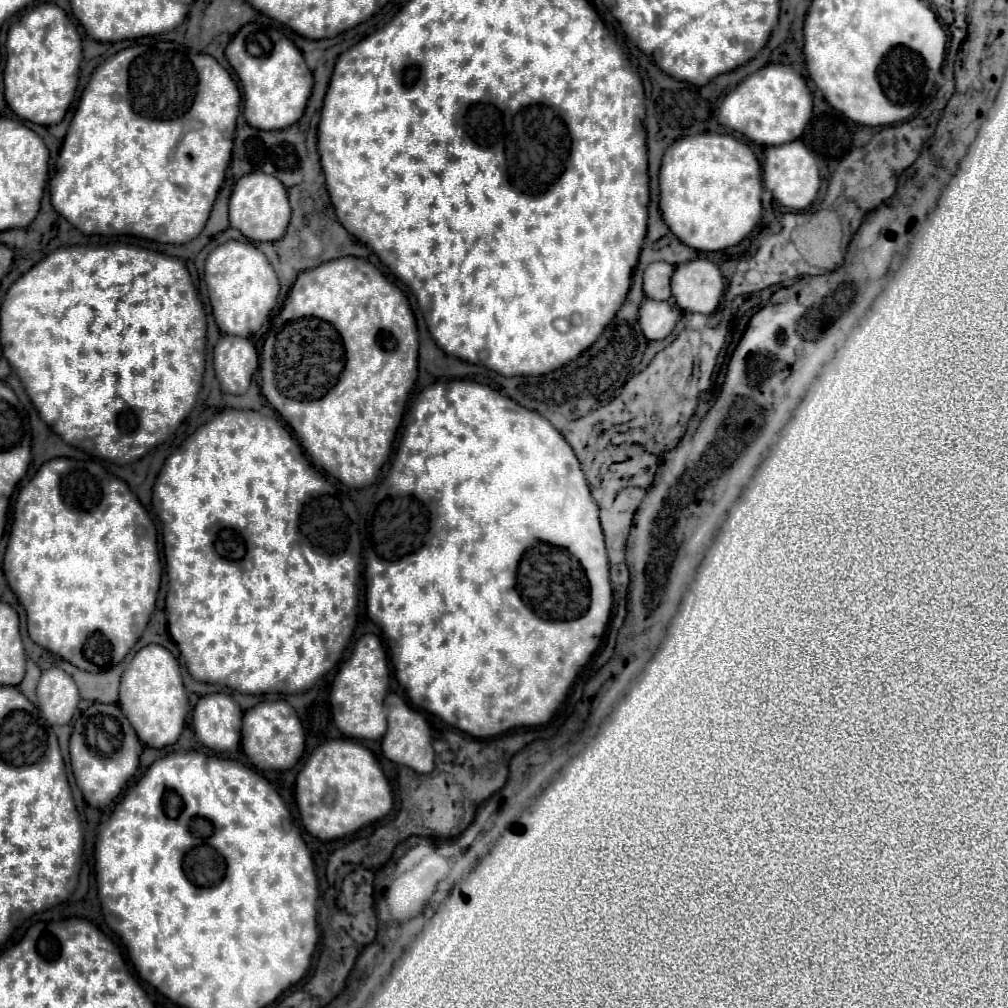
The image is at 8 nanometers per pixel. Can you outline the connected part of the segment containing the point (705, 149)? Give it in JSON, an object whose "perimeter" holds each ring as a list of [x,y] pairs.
{"perimeter":[[[700,133],[668,147],[660,167],[660,211],[670,231],[696,251],[738,245],[762,217],[760,163],[748,143],[732,135]]]}

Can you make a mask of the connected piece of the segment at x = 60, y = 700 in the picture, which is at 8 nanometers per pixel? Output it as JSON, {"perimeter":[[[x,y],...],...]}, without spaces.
{"perimeter":[[[50,667],[42,671],[36,687],[38,709],[50,725],[66,725],[80,701],[78,687],[70,675],[60,667]]]}

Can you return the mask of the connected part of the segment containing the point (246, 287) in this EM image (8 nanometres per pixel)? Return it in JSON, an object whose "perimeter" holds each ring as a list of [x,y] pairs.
{"perimeter":[[[226,241],[218,245],[206,259],[204,281],[208,285],[216,325],[222,333],[250,337],[264,325],[270,311],[276,307],[280,289],[278,277],[266,255],[252,243]]]}

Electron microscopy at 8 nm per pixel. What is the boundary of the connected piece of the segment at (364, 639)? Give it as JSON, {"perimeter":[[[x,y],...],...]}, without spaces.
{"perimeter":[[[372,633],[362,635],[356,641],[350,659],[340,667],[340,671],[332,681],[330,705],[336,727],[348,737],[382,739],[386,731],[386,713],[384,713],[386,689],[388,689],[388,661],[384,645],[380,637]]]}

